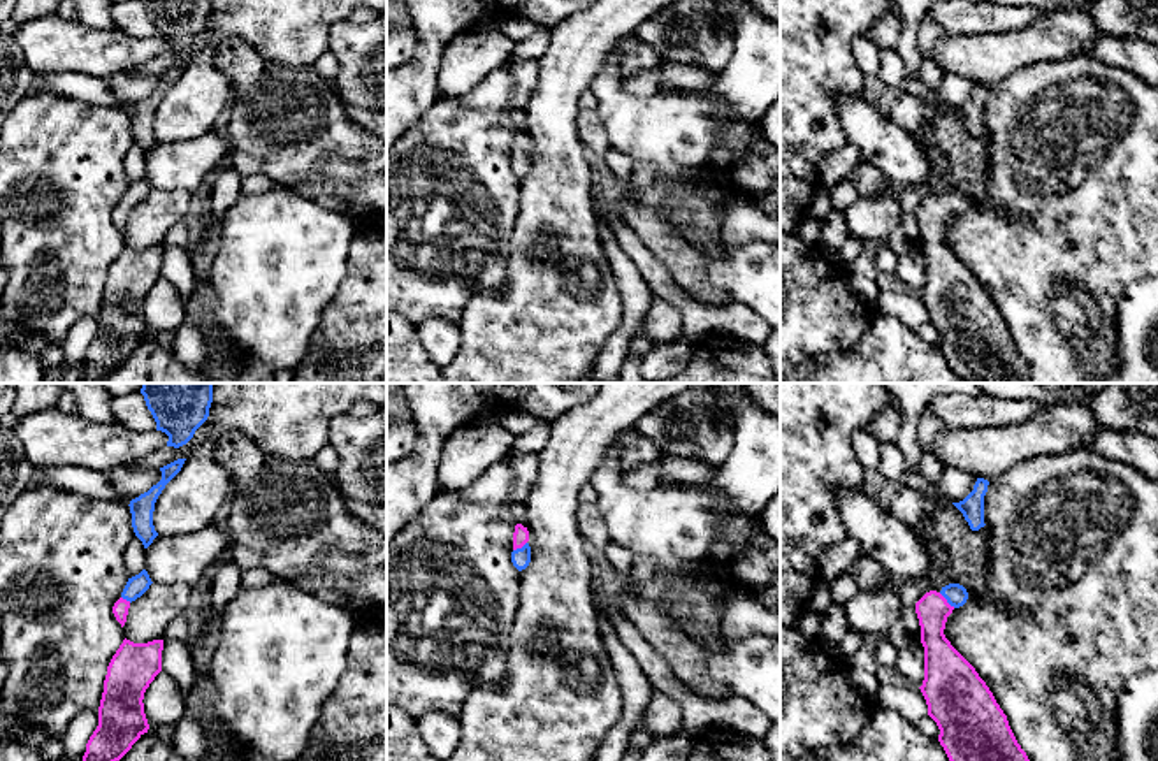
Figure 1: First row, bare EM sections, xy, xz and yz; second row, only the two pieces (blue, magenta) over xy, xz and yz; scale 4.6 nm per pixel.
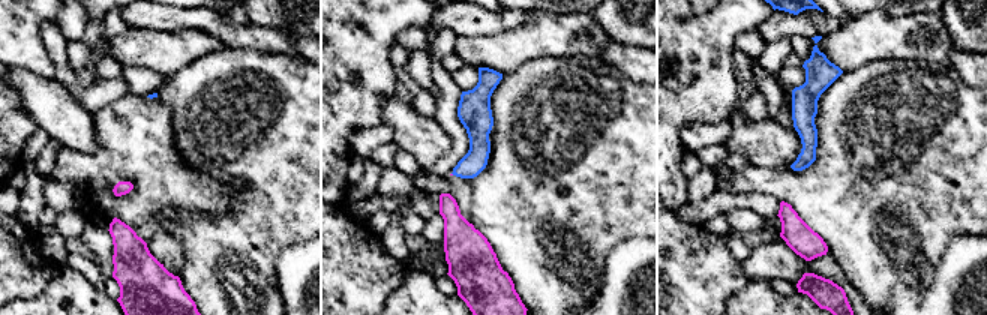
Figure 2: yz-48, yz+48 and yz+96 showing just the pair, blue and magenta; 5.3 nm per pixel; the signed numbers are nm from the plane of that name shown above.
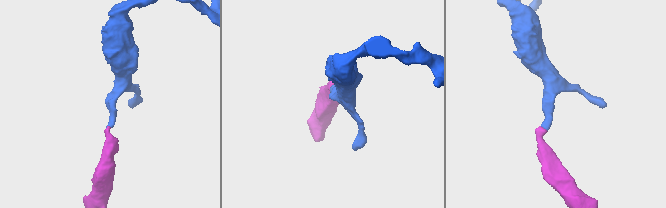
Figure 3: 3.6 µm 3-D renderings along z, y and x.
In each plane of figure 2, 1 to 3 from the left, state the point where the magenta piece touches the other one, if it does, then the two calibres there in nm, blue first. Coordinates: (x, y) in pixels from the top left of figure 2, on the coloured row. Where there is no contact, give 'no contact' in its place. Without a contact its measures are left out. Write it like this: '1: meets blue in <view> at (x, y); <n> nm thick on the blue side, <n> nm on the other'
1: no contact
2: no contact
3: no contact

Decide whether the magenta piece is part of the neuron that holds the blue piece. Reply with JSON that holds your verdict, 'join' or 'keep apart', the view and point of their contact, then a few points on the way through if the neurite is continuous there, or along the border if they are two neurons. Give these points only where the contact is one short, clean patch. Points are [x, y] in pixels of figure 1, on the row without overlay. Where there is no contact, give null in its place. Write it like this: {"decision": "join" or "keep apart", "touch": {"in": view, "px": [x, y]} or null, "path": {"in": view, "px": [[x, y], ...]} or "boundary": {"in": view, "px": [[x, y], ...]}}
{"decision": "join", "touch": {"in": "yz", "px": [948, 208]}, "path": {"in": "yz", "px": [[956, 201], [948, 208], [932, 215]]}}

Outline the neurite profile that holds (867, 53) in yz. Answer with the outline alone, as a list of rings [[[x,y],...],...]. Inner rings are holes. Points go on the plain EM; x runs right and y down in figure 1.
[[[856,35],[852,40],[852,51],[863,72],[866,93],[872,93],[879,109],[887,114],[900,98],[900,93],[887,86],[879,76],[880,49],[868,35]]]

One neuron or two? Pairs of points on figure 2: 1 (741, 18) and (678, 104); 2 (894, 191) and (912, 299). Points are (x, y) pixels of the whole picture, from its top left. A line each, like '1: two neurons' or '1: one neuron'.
1: one neuron
2: two neurons

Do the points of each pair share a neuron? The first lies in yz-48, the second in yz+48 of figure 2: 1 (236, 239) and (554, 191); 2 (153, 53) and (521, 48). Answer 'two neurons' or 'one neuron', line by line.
1: one neuron
2: one neuron

